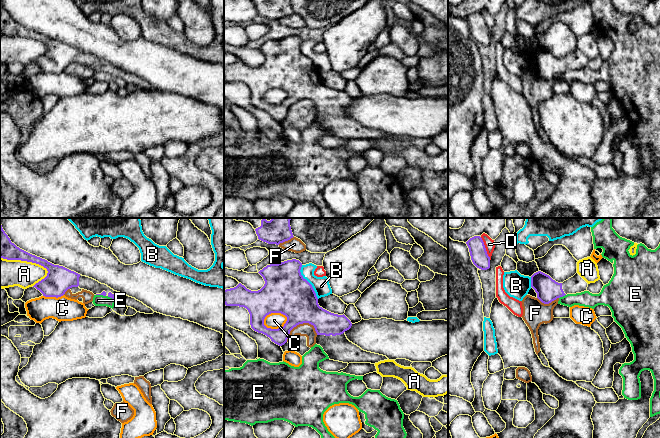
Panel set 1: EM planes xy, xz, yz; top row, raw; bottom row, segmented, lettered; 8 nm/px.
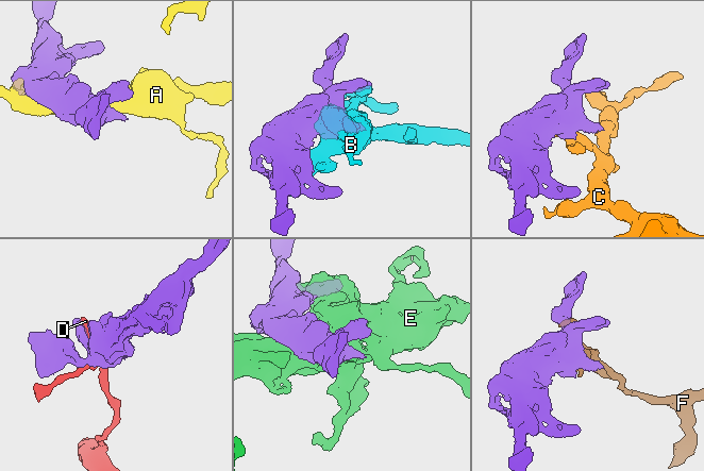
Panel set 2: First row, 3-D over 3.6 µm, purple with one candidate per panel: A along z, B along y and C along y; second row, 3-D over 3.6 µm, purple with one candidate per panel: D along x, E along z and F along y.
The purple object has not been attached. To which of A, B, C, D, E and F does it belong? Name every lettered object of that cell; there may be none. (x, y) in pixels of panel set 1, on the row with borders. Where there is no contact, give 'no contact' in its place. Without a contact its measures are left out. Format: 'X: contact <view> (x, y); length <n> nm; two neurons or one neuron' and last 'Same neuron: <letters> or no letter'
A: contact xy (26, 260); length 420 nm; two neurons
B: contact xz (308, 282); length 300 nm; two neurons
C: contact xz (278, 328); length 200 nm; two neurons
D: contact yz (485, 248); length 200 nm; two neurons
E: contact yz (562, 296); length 70 nm; two neurons
F: contact xz (300, 323); length 260 nm; two neurons
Same neuron: no letter

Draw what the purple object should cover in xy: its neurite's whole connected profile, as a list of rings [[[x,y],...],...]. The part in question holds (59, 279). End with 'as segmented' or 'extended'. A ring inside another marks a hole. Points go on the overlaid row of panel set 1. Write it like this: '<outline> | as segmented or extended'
[[[0,222],[0,258],[7,260],[21,260],[39,264],[47,269],[47,276],[36,283],[33,287],[39,290],[45,297],[61,297],[72,287],[79,287],[92,292],[94,295],[108,296],[116,301],[121,301],[127,307],[135,309],[137,312],[153,314],[154,311],[135,298],[114,291],[105,284],[82,276],[63,266],[54,265],[45,259],[32,255],[11,242],[8,235],[2,228]]] | extended

